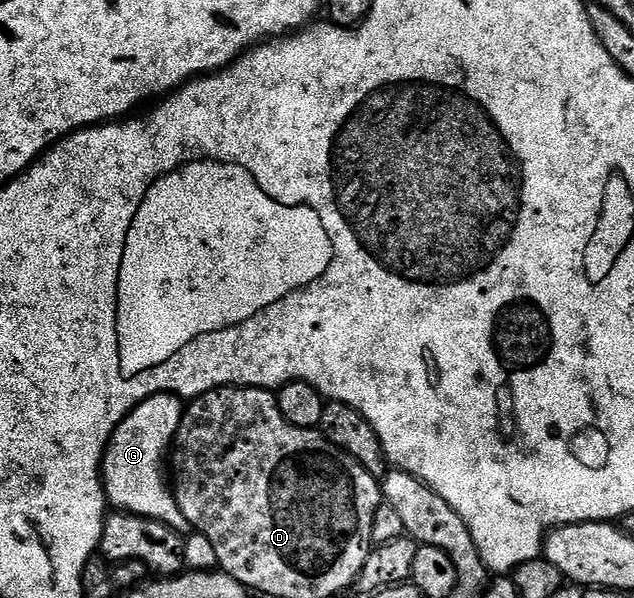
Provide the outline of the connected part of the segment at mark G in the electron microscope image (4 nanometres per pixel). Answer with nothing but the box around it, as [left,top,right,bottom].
[101,394,190,530]

